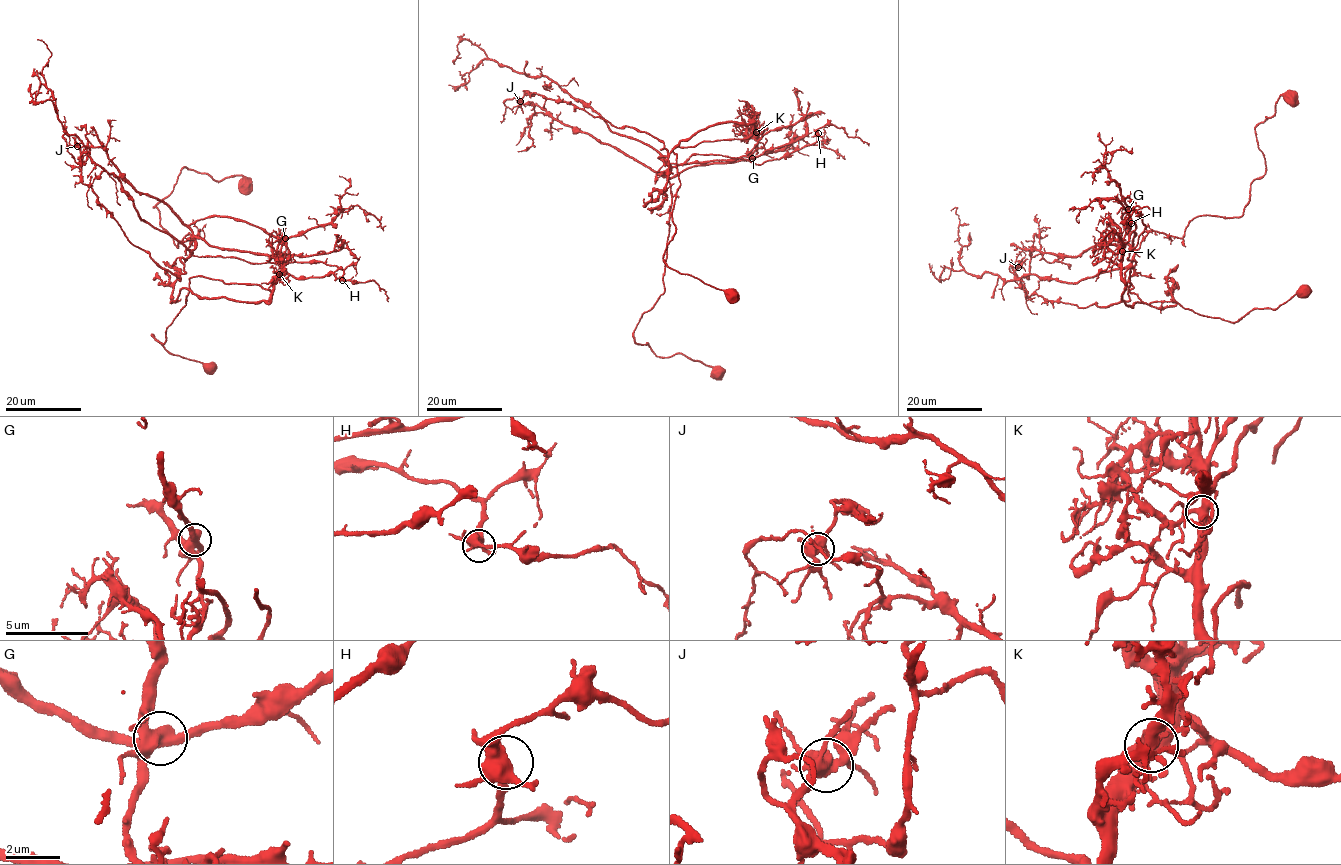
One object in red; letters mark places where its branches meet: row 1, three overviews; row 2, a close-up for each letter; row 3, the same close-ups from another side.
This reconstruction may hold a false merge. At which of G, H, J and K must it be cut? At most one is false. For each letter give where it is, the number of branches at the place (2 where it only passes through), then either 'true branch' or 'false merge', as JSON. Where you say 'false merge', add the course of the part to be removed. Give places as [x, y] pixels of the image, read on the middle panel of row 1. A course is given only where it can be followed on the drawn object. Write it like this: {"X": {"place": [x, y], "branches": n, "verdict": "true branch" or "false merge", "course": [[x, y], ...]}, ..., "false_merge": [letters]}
{"G": {"place": [752, 158], "branches": 5, "verdict": "false merge", "course": [[752, 158], [755, 122], [746, 137], [673, 149], [680, 186], [672, 212], [675, 234], [663, 258], [738, 300]]}, "H": {"place": [818, 133], "branches": 5, "verdict": "true branch"}, "J": {"place": [520, 101], "branches": 5, "verdict": "true branch"}, "K": {"place": [756, 132], "branches": 5, "verdict": "true branch"}, "false_merge": ["G"]}

